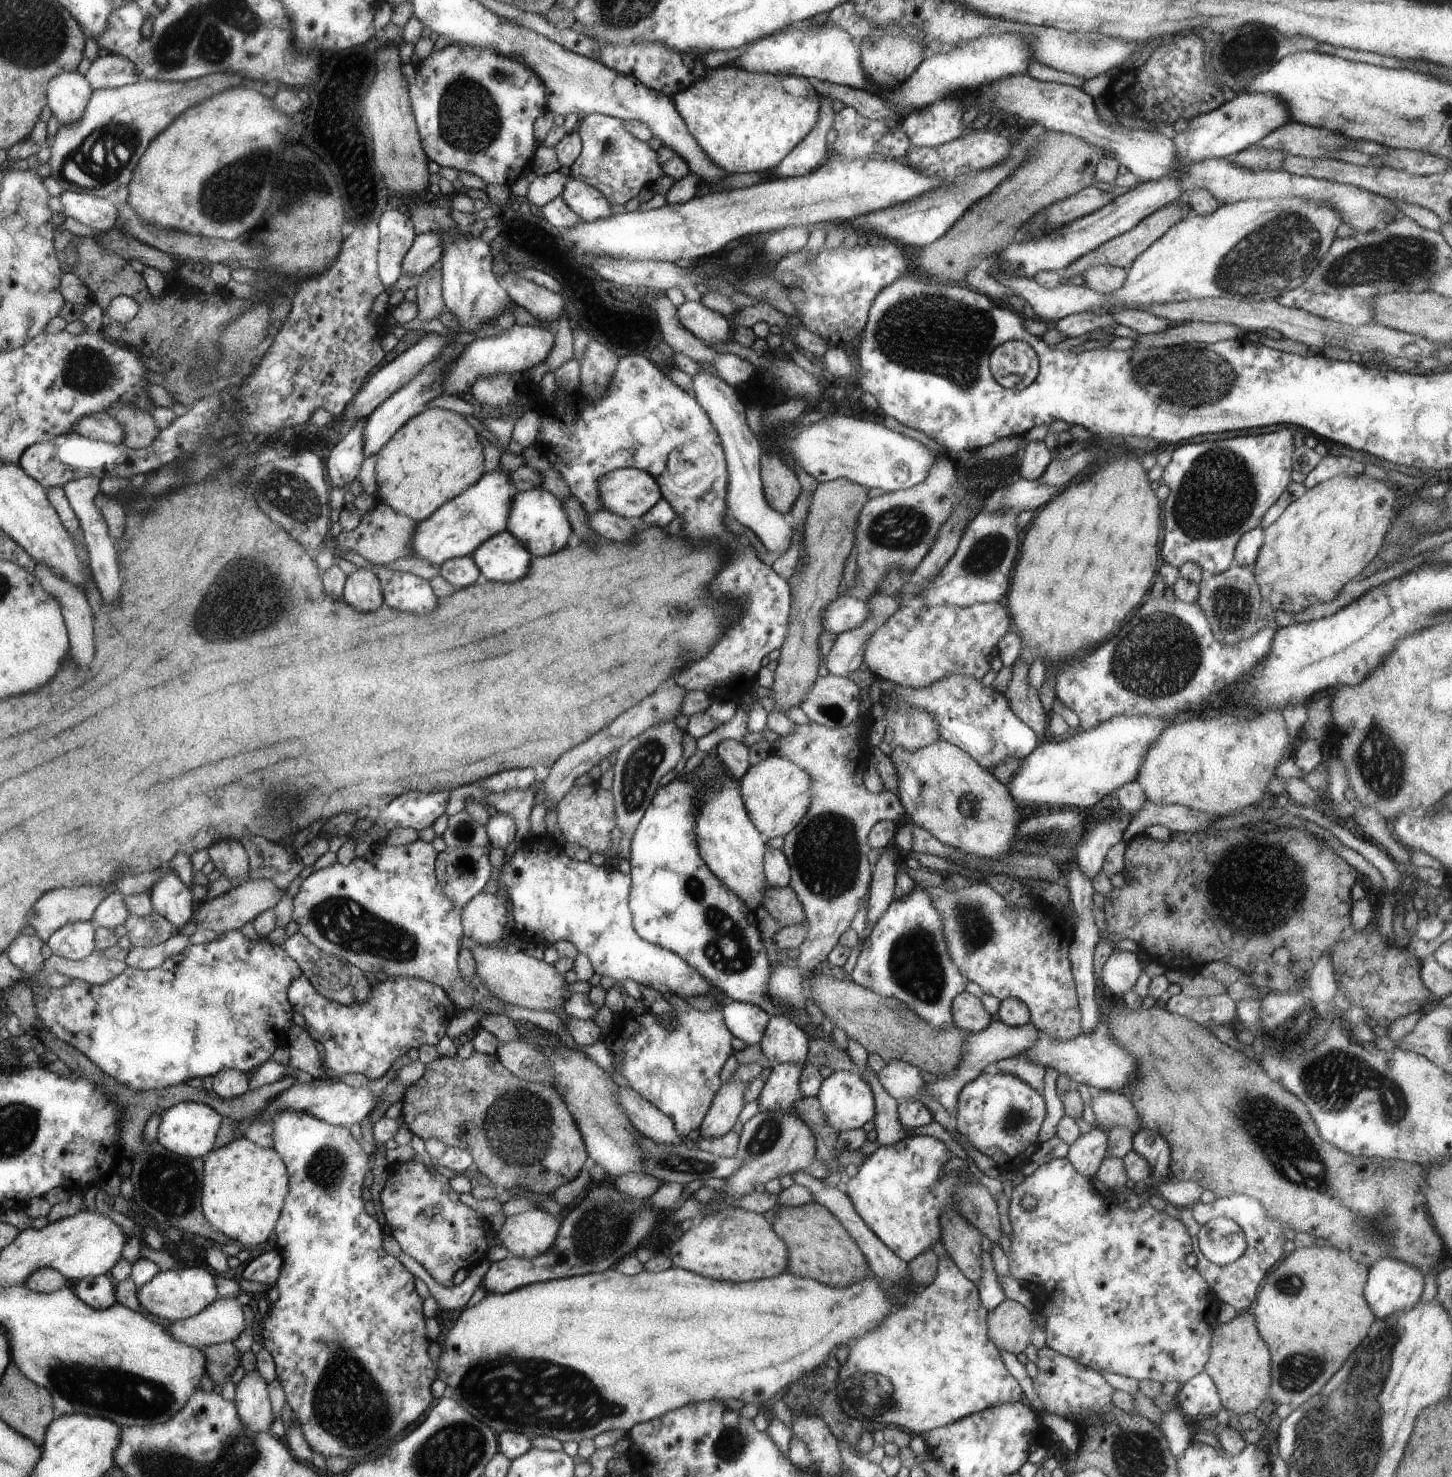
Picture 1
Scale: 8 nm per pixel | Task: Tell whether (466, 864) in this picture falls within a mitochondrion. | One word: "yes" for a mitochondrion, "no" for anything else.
yes

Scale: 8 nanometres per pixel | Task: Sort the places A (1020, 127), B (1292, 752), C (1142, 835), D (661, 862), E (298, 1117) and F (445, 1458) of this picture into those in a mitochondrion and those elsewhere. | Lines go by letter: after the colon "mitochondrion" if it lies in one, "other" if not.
A: other
B: other
C: other
D: other
E: other
F: mitochondrion

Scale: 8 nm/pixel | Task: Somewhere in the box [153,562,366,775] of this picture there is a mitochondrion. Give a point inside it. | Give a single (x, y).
(216, 599)

